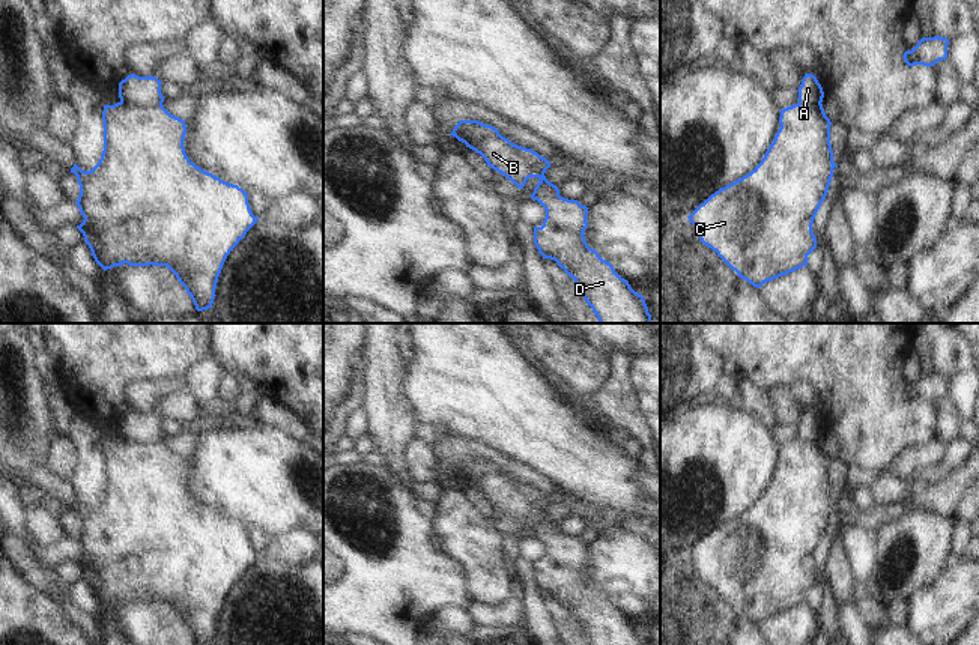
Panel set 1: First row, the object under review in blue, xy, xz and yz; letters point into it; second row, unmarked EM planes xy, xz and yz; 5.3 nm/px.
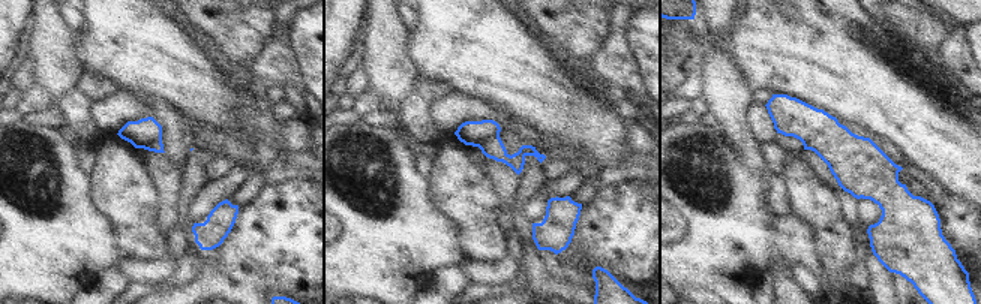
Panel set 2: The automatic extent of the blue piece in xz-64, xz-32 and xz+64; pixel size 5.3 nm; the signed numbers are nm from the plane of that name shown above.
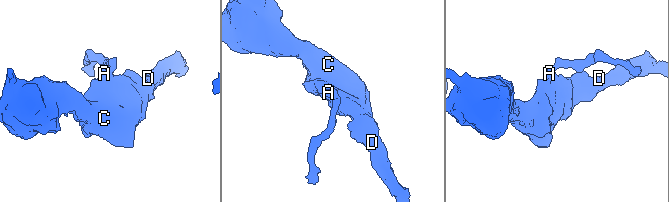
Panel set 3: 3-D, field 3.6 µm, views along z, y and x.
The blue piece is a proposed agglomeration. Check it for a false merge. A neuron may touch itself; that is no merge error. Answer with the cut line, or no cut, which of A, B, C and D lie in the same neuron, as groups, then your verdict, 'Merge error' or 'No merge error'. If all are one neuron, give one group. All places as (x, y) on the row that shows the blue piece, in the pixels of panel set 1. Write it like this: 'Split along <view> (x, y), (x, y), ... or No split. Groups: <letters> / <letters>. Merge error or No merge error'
Split along xz (497, 130), (471, 143), (465, 140). Groups: A / B C D. Merge error

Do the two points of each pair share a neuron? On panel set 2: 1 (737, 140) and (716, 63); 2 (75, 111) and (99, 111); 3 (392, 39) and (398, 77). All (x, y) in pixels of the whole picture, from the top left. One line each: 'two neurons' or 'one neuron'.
1: one neuron
2: two neurons
3: one neuron

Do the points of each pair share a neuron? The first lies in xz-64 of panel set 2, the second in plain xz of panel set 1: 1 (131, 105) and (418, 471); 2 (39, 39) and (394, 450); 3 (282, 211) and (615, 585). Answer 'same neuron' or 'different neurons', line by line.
1: different neurons
2: same neuron
3: same neuron

